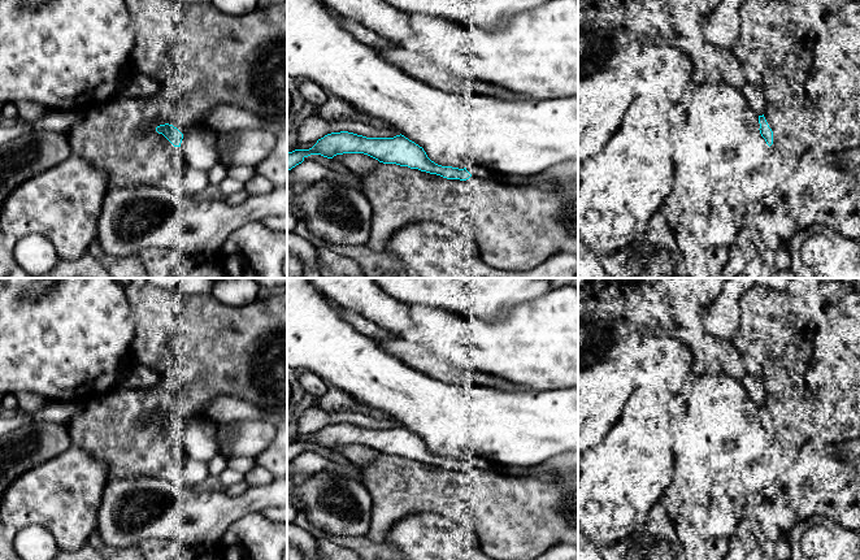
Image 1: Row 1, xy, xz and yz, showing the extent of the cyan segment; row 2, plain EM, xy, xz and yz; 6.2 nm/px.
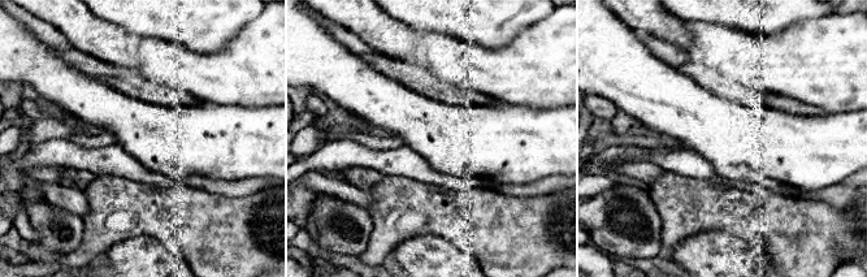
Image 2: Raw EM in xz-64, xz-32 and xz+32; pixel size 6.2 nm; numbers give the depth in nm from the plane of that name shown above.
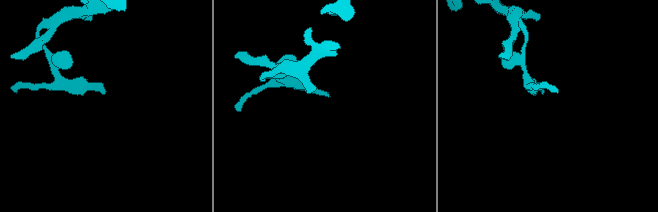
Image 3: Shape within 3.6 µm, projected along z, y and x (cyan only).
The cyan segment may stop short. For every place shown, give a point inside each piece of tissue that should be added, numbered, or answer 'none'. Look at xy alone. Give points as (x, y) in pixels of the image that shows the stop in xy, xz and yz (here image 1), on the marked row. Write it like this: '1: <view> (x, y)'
1: xy (198, 146)

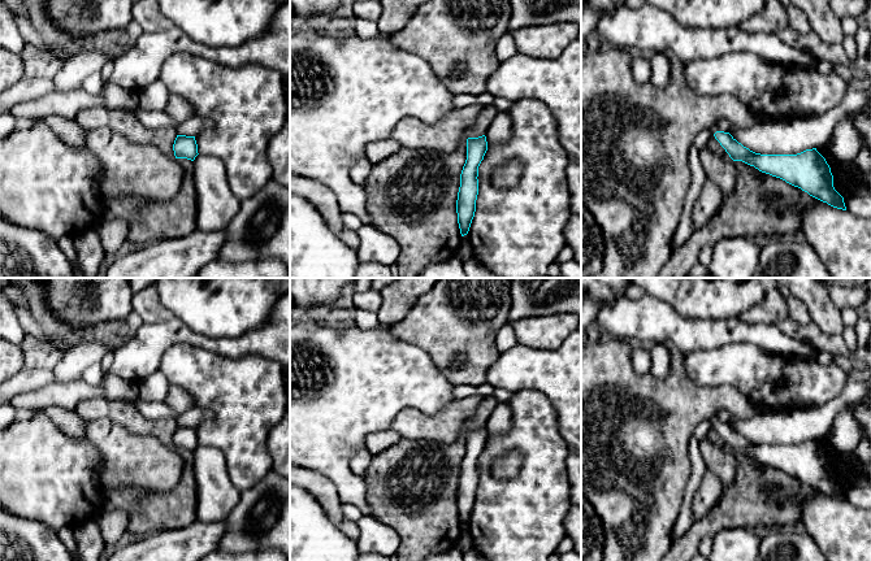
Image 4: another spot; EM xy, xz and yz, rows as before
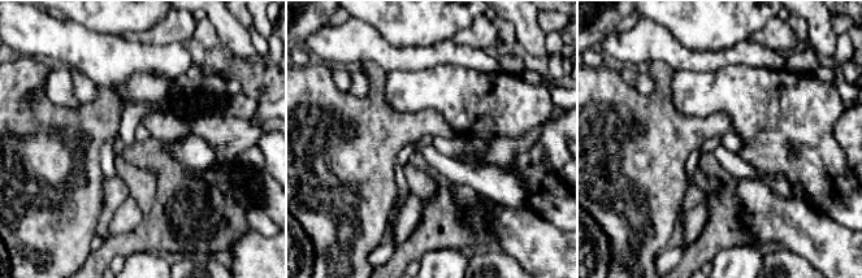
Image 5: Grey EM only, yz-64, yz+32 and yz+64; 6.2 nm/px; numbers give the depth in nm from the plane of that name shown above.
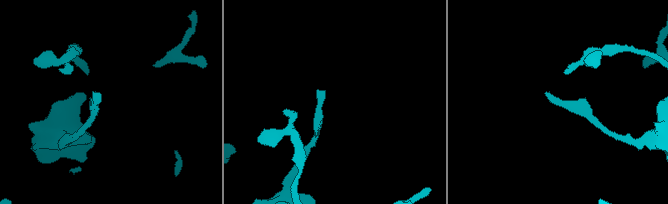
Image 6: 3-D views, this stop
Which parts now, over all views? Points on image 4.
1: yz (722, 172)

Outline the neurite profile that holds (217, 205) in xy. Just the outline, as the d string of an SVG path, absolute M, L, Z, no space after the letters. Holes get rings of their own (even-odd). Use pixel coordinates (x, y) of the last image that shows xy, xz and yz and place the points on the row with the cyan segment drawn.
M198 155L194 162L196 190L196 227L202 231L224 230L240 209L240 200L233 193L221 160Z

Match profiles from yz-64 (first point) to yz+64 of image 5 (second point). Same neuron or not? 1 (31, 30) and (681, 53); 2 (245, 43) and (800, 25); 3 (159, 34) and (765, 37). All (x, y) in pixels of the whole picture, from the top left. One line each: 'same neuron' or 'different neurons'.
1: same neuron
2: different neurons
3: same neuron

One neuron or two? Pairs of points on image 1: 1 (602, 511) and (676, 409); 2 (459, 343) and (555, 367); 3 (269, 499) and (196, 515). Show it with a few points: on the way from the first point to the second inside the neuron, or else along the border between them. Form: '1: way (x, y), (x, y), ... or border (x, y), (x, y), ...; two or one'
1: border (664, 406), (670, 417); two
2: way (482, 346), (531, 347); one
3: way (251, 500), (238, 507), (214, 512); one

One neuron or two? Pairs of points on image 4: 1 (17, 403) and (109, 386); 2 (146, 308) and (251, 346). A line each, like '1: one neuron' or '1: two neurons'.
1: one neuron
2: two neurons

